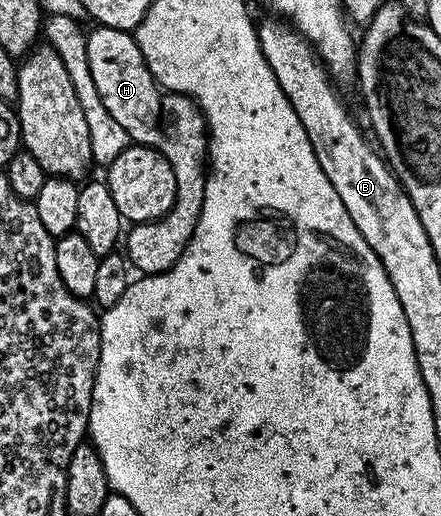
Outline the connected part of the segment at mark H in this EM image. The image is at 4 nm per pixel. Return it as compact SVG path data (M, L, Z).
M94 26L94 29L86 32L86 45L92 82L96 82L100 102L104 102L108 114L112 114L112 118L124 126L133 143L155 148L172 166L172 174L176 174L176 198L172 210L148 224L133 225L124 236L124 255L137 271L139 268L139 273L167 272L184 254L204 206L208 175L206 122L154 122L162 114L166 92L160 90L158 81L148 70L137 39L130 32Z

